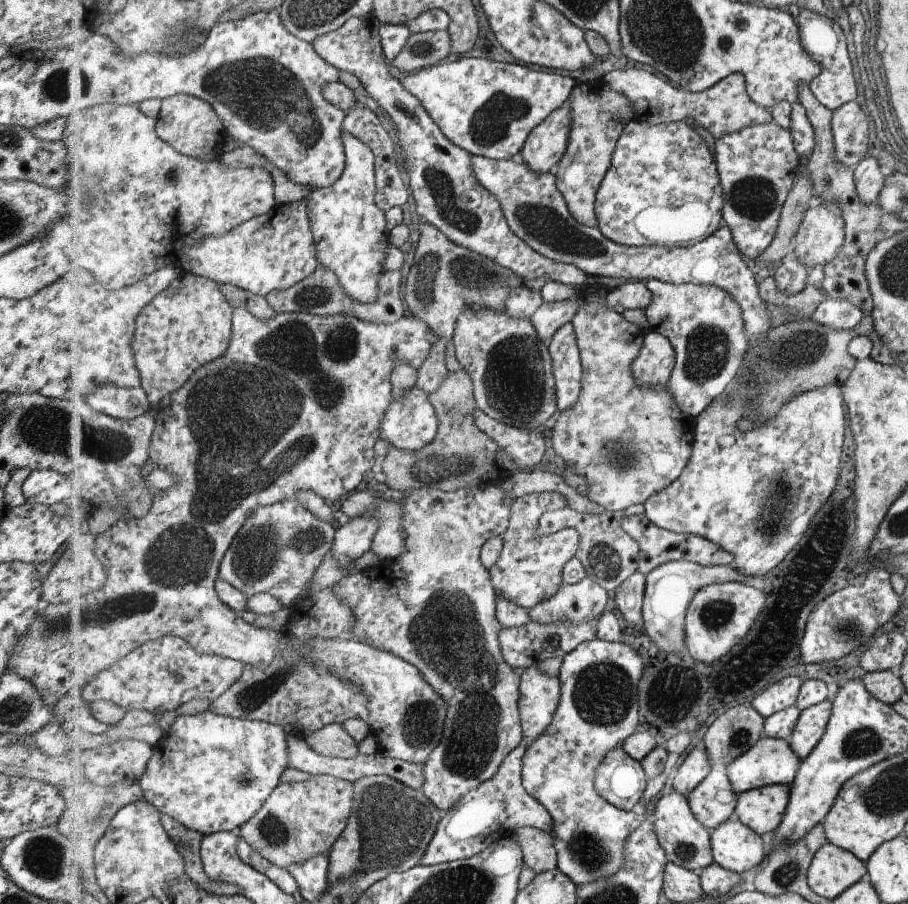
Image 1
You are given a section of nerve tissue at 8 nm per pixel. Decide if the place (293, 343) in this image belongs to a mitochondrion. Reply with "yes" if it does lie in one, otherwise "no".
yes

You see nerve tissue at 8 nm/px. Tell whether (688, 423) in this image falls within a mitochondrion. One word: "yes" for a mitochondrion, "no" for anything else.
no

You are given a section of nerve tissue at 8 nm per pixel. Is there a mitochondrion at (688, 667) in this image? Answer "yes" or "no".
no

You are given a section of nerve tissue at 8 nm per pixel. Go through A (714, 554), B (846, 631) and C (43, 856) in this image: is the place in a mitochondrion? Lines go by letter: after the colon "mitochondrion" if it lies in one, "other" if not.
A: other
B: mitochondrion
C: mitochondrion

